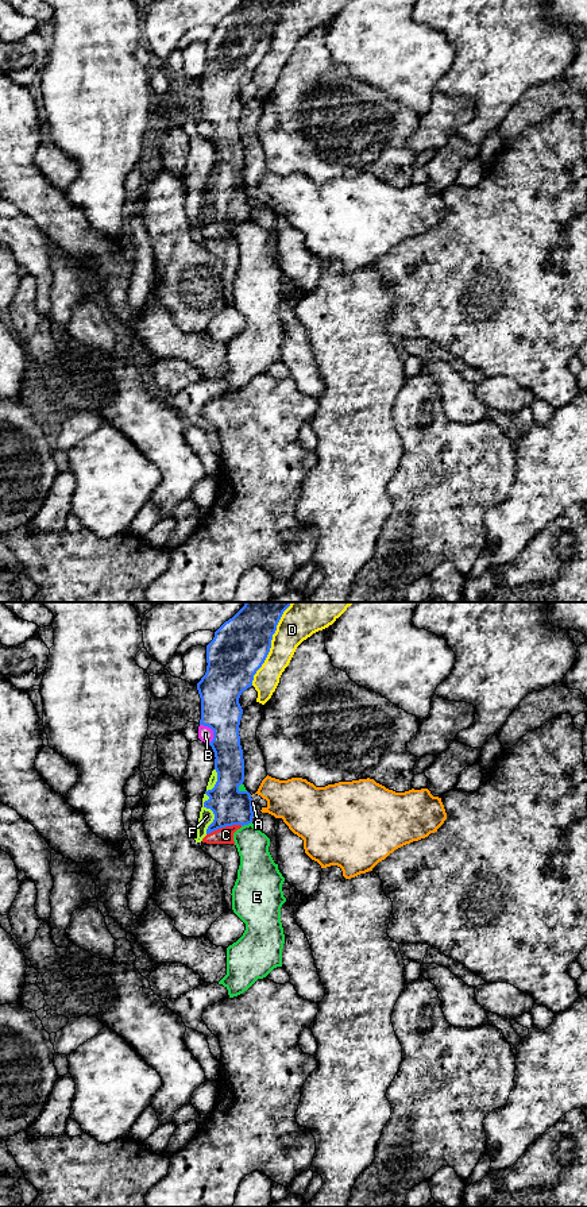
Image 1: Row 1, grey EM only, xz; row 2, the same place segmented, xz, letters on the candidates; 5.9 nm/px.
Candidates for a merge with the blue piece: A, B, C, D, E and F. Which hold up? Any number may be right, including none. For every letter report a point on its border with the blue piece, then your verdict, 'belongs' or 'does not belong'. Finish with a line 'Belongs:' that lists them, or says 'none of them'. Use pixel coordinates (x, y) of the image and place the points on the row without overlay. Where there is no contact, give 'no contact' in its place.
A: xz (251, 203) | does not belong
B: xz (212, 124) | does not belong
C: xz (224, 222) | belongs
D: xz (270, 41) | does not belong
E: xz (246, 219) | does not belong
F: xz (205, 196) | does not belong
Belongs: C

